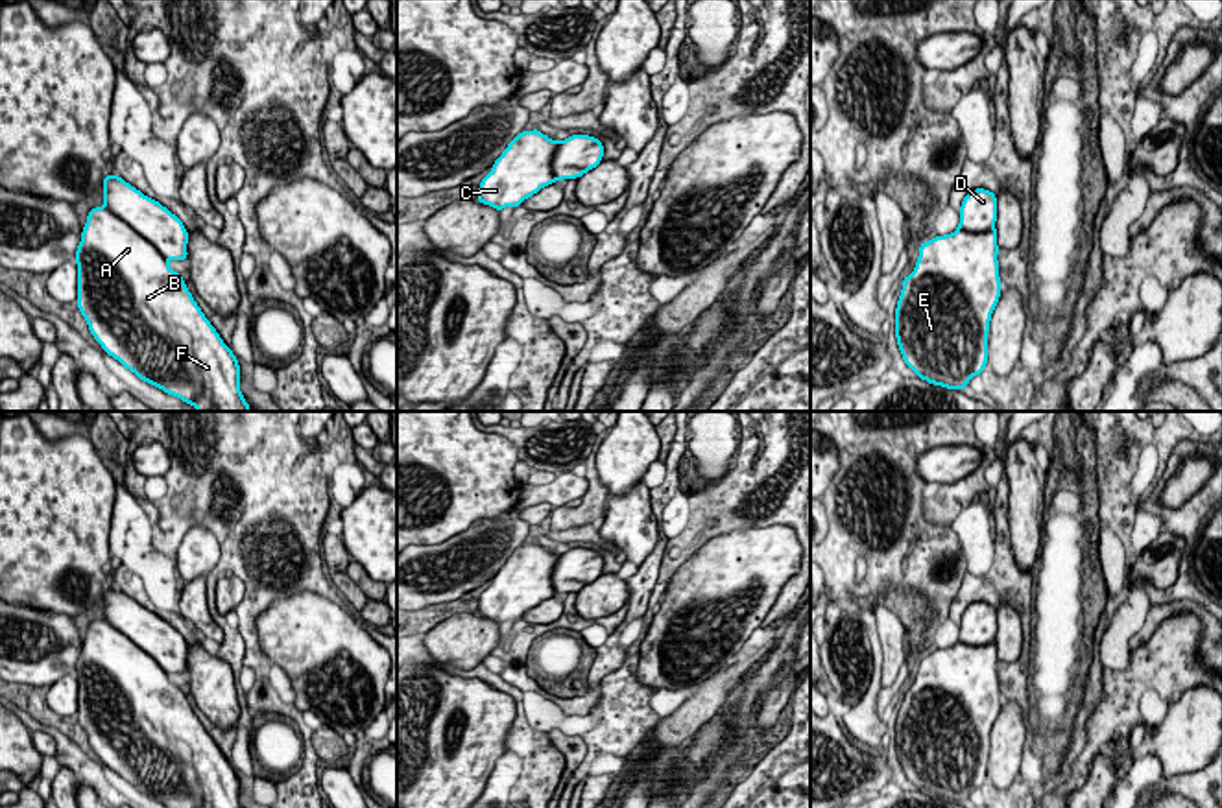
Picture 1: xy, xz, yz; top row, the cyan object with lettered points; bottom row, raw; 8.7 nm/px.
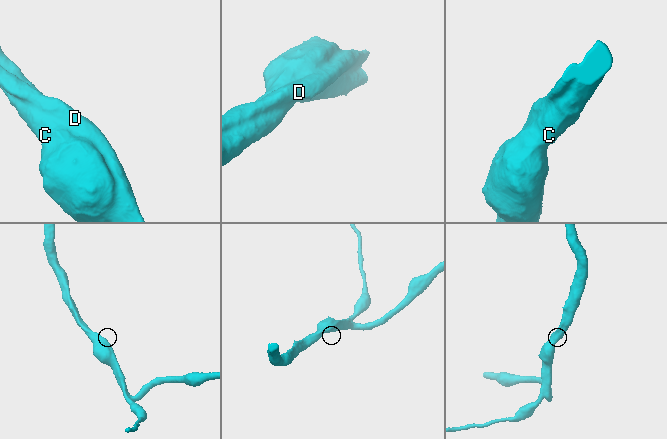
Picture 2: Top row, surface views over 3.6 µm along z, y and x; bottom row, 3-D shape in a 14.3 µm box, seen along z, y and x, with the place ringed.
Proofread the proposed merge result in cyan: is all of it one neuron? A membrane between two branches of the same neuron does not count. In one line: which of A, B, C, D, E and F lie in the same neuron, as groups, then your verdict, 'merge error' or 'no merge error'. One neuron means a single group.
groups A B C D E F; no merge error

